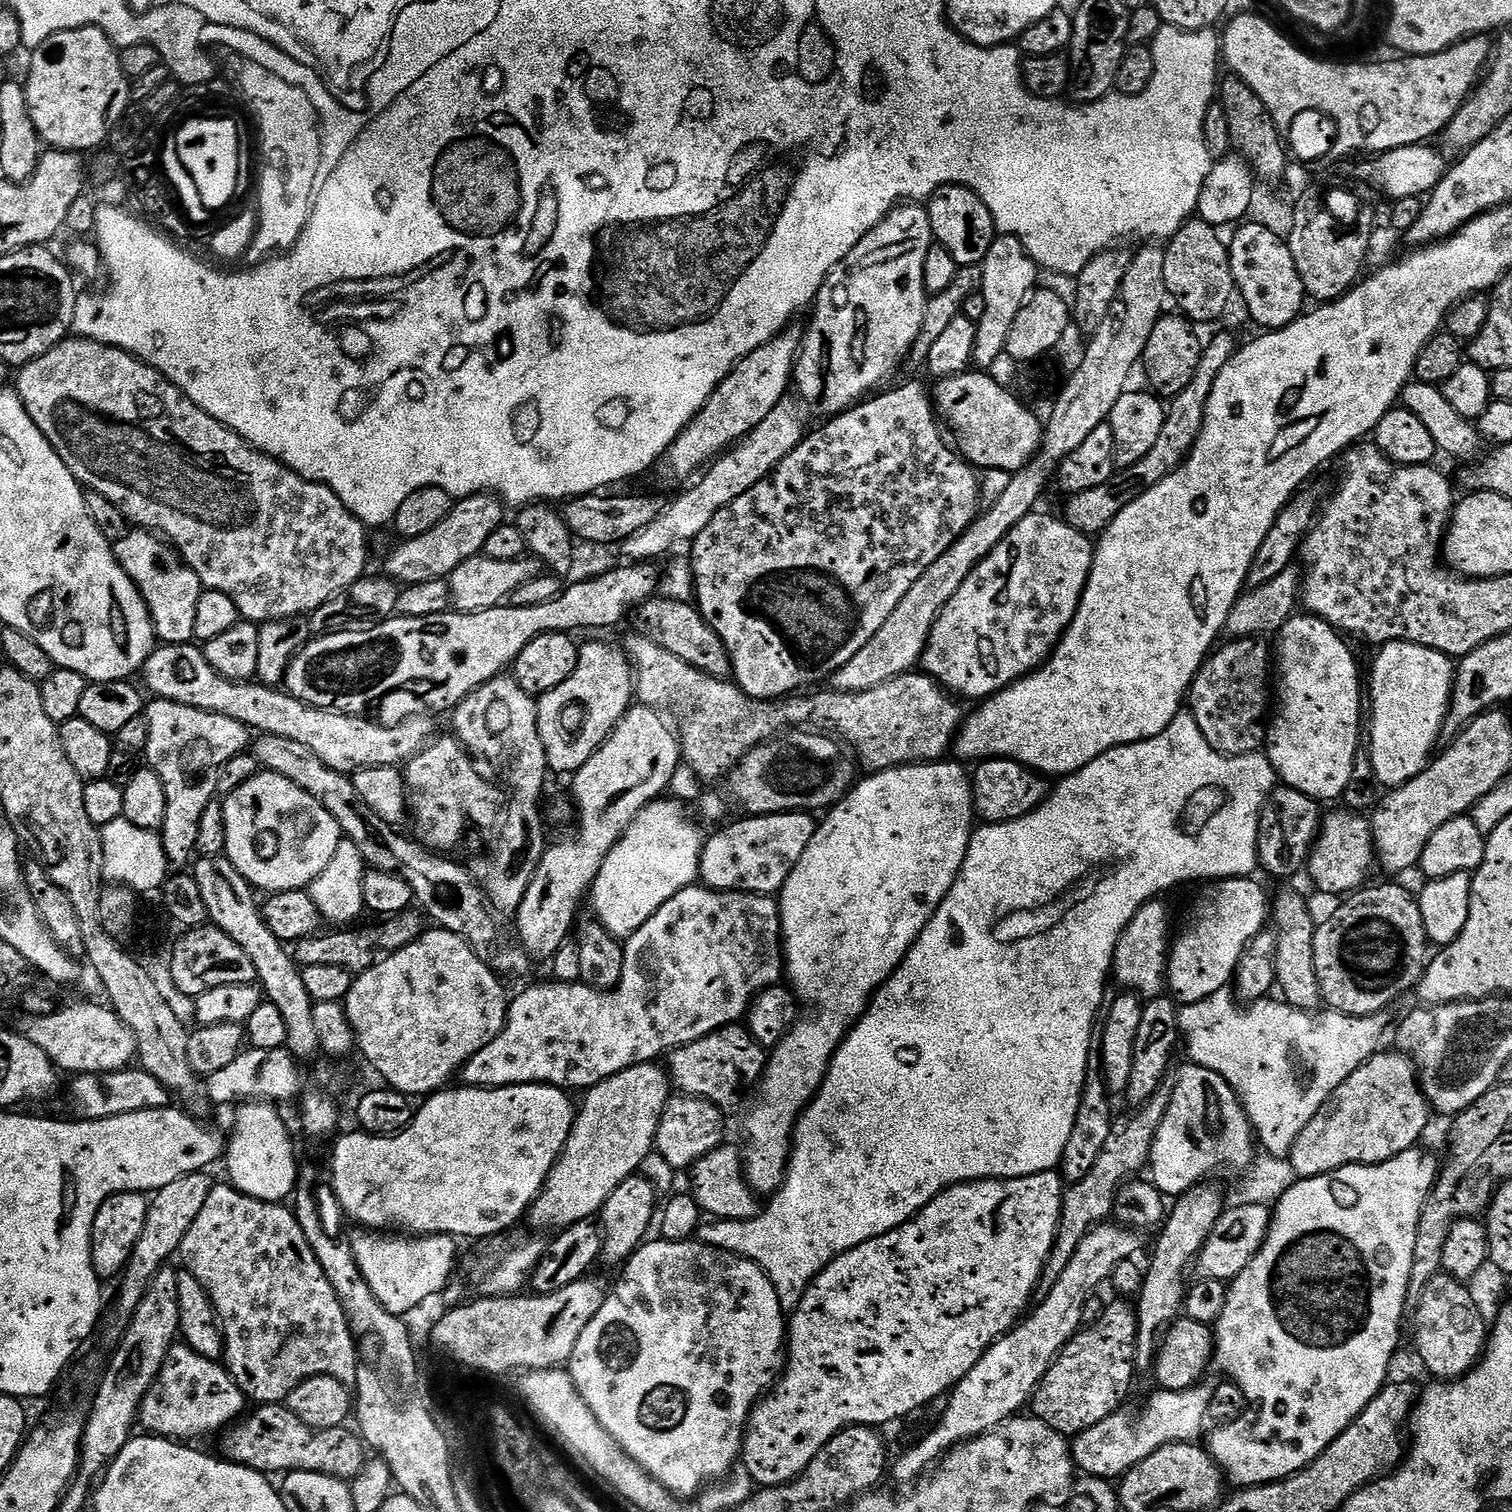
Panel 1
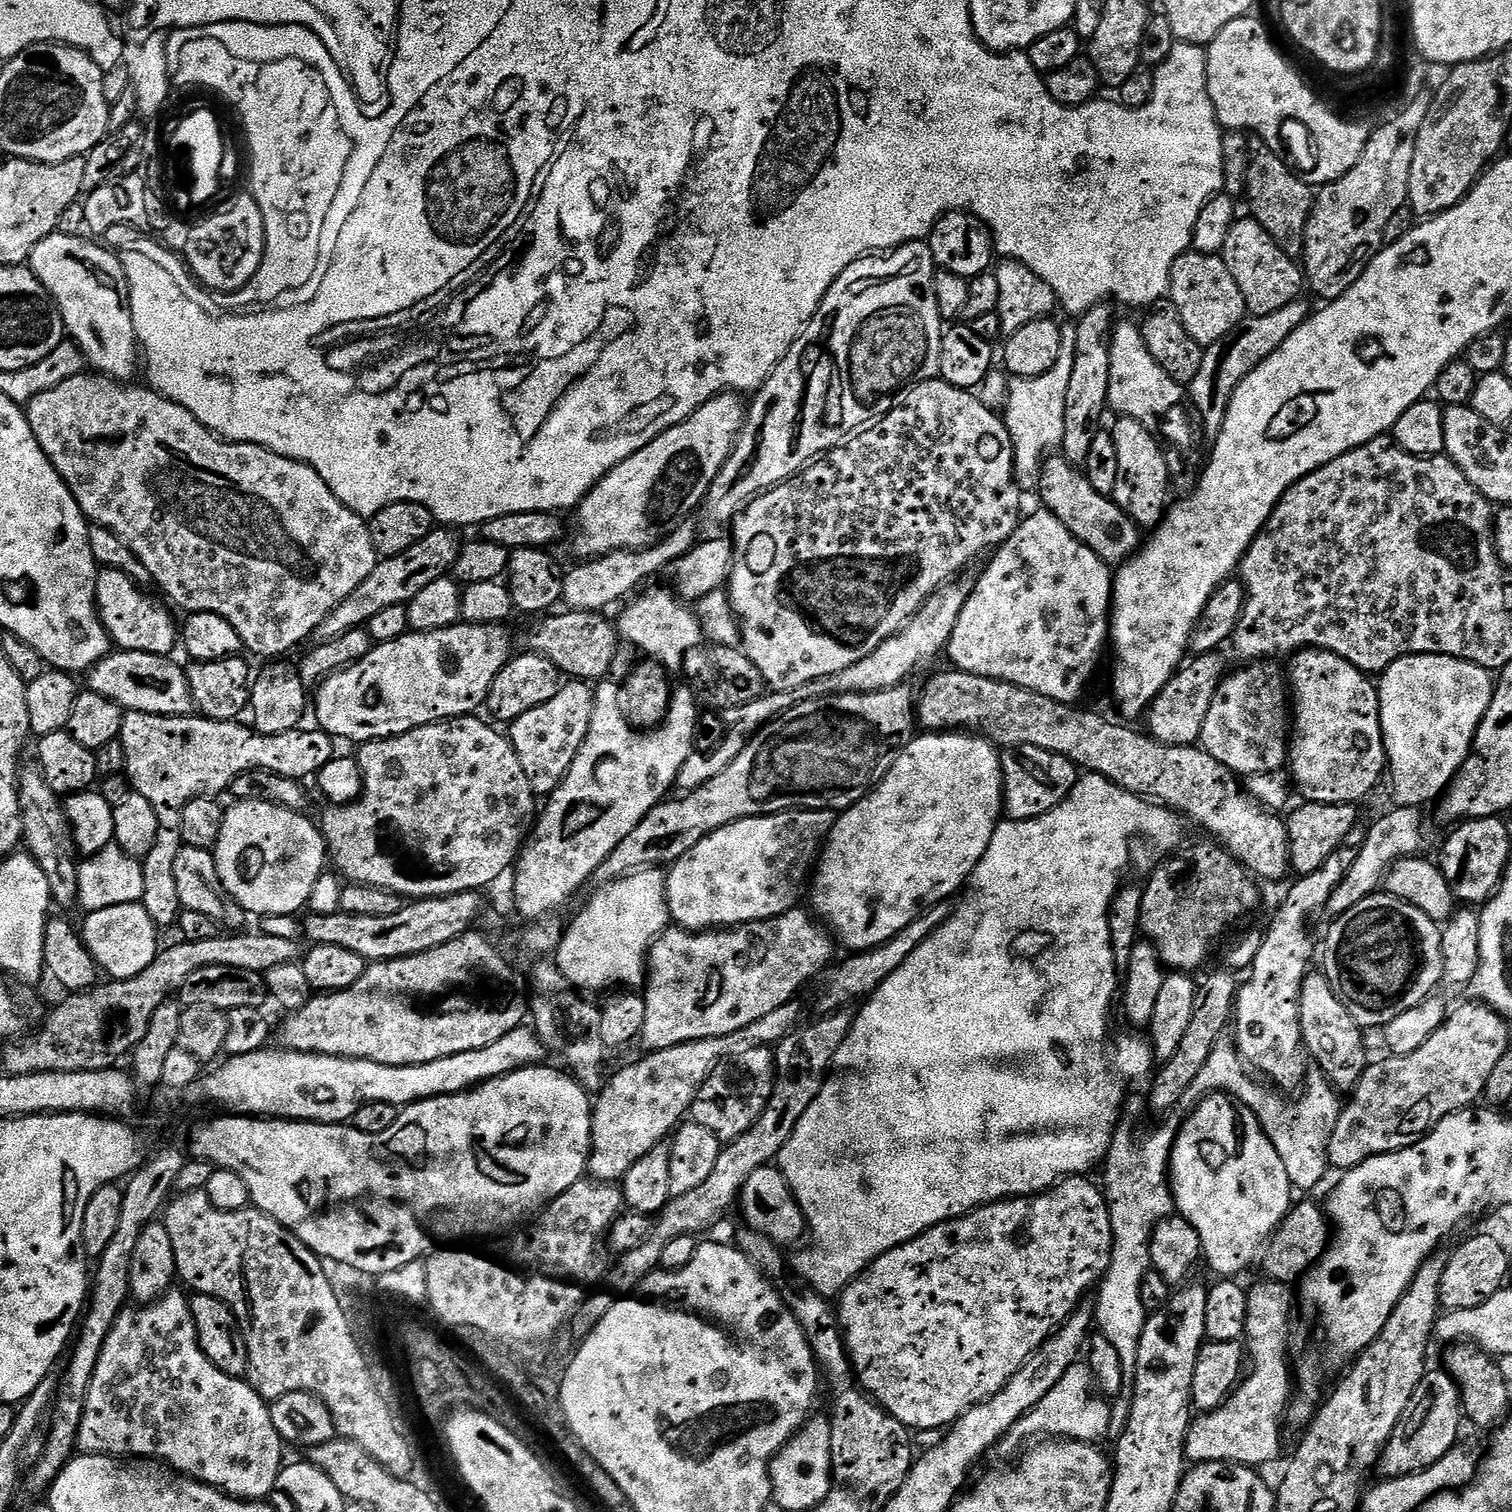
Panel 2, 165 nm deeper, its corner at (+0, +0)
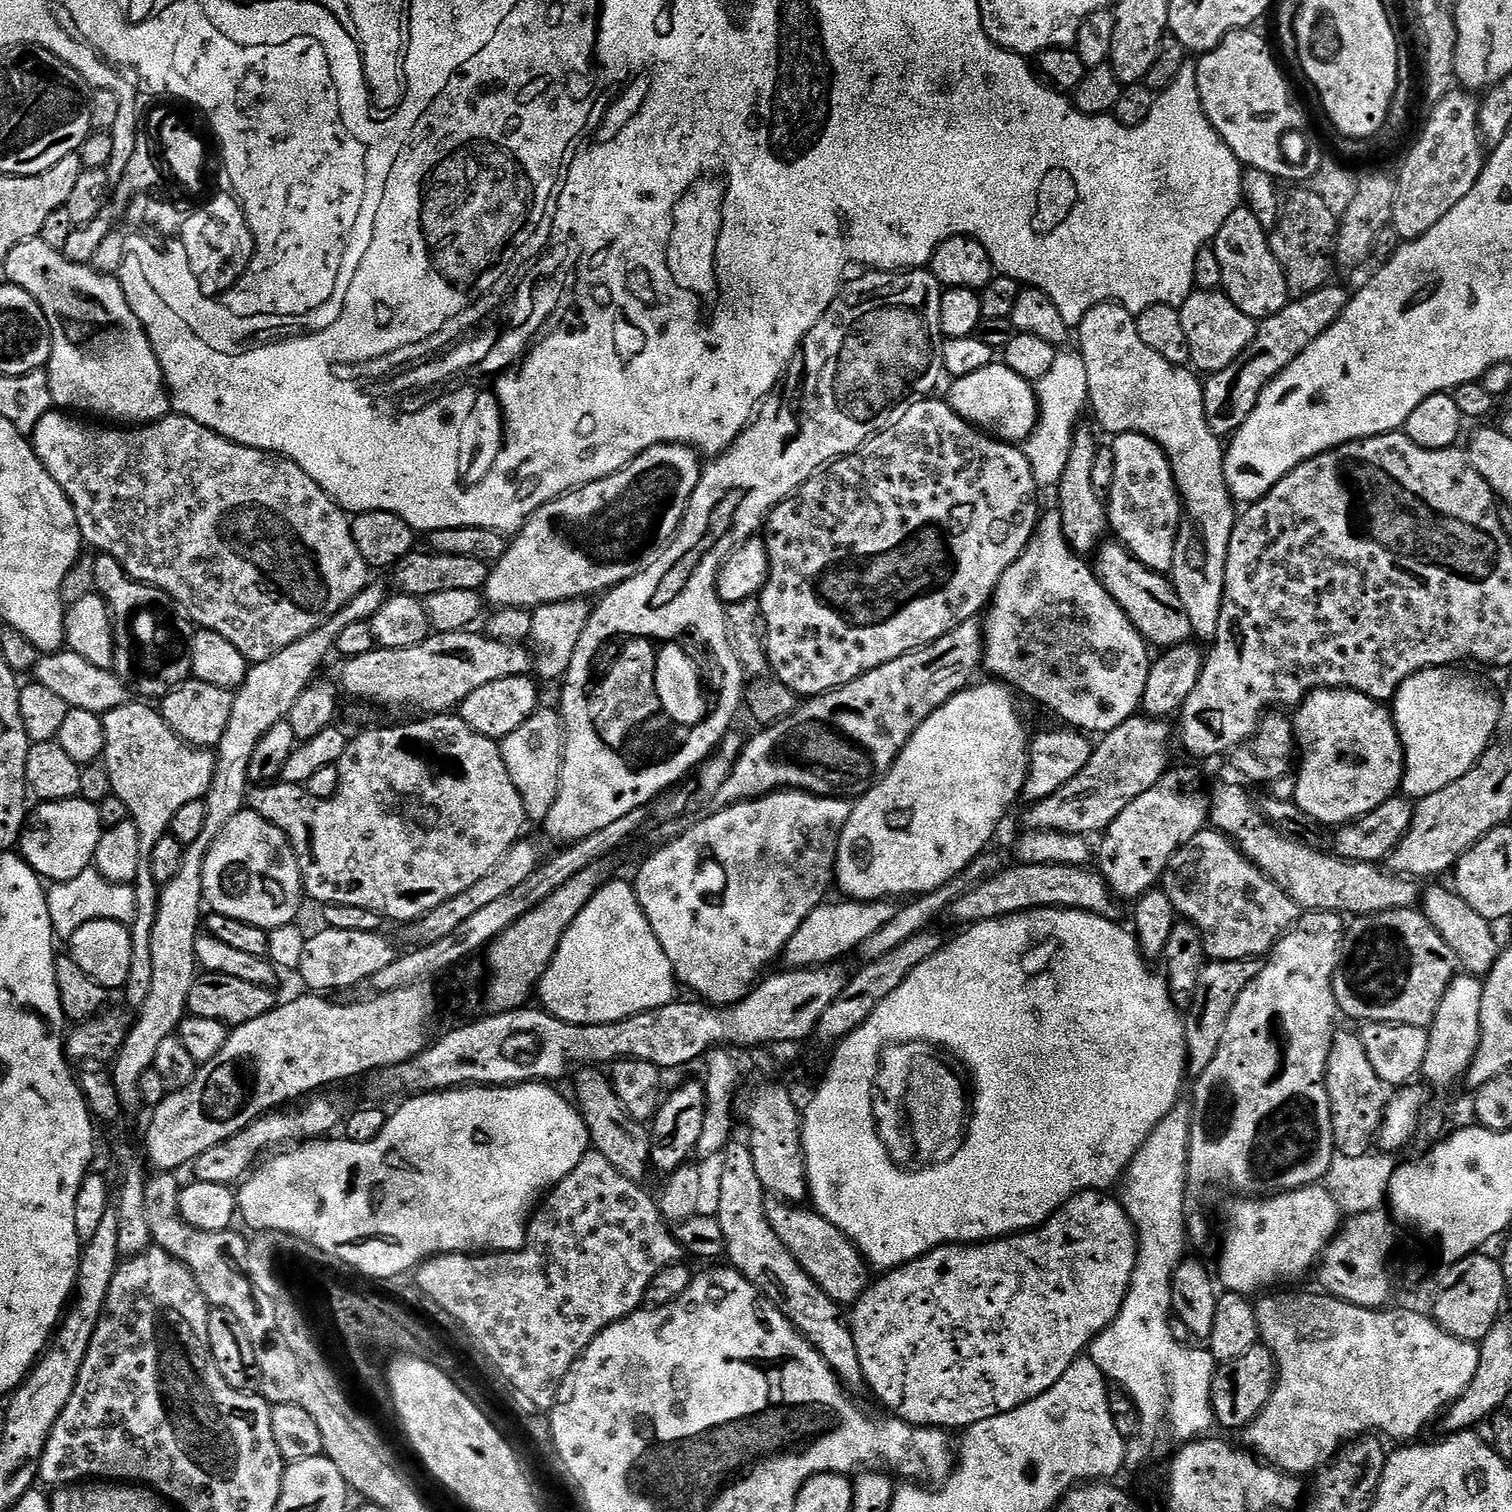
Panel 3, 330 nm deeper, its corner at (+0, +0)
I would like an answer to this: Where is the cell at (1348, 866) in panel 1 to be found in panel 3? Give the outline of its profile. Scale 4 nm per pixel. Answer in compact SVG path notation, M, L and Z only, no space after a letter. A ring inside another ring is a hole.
M1451 887L1432 888L1425 891L1422 911L1426 919L1442 934L1446 946L1454 950L1457 961L1462 965L1465 973L1481 978L1492 971L1494 962L1500 957L1502 944L1496 941L1493 921L1478 914L1469 903L1465 902Z

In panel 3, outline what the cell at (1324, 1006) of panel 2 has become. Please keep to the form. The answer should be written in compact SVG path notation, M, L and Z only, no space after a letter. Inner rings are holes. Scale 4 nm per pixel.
M1338 1030L1333 1034L1324 1081L1330 1094L1337 1153L1350 1155L1352 1158L1371 1153L1380 1135L1380 1125L1384 1122L1390 1088L1382 1078L1378 1078L1374 1066L1370 1066L1370 1058L1366 1054L1366 1046L1359 1031Z

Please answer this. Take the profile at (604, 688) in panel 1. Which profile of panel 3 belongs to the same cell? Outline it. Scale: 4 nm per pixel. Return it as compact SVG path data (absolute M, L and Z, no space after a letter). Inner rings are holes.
M541 707L514 734L499 741L500 753L510 770L516 792L520 795L520 804L529 821L542 822L550 814L556 795L560 789L560 771L564 761L564 717L555 707Z

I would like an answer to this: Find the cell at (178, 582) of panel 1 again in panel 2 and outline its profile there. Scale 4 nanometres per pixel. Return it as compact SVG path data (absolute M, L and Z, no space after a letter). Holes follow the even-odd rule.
M104 568L96 577L96 606L104 628L117 649L171 657L172 651L178 648L178 624L172 621L167 603L159 604L144 591L133 577L122 570Z

